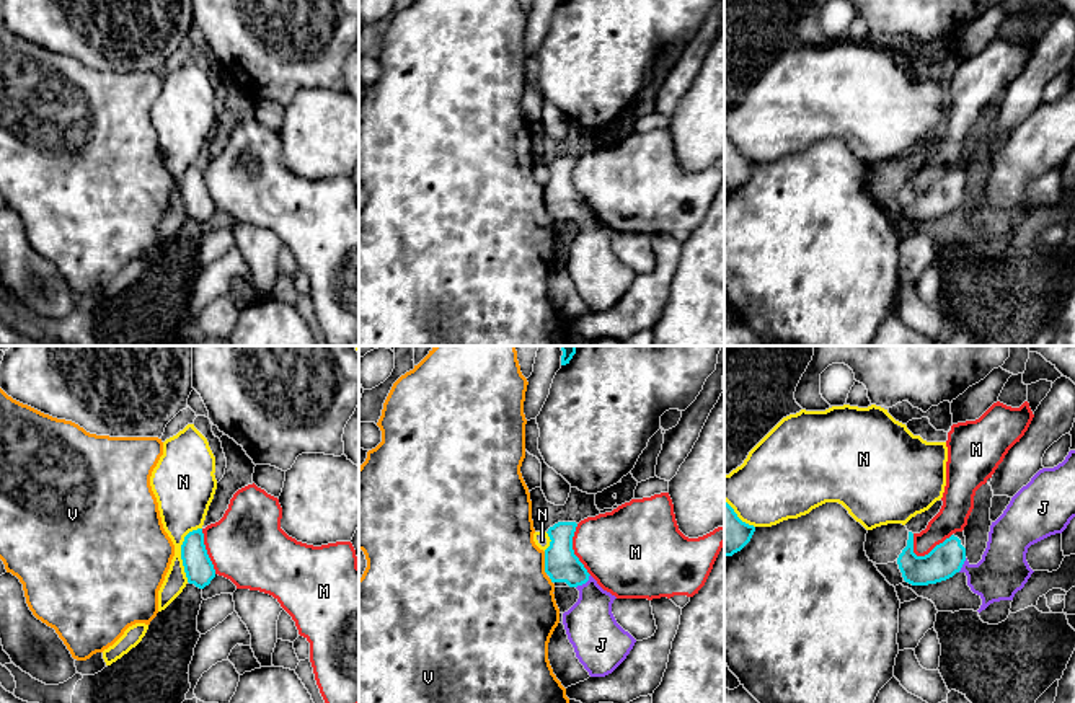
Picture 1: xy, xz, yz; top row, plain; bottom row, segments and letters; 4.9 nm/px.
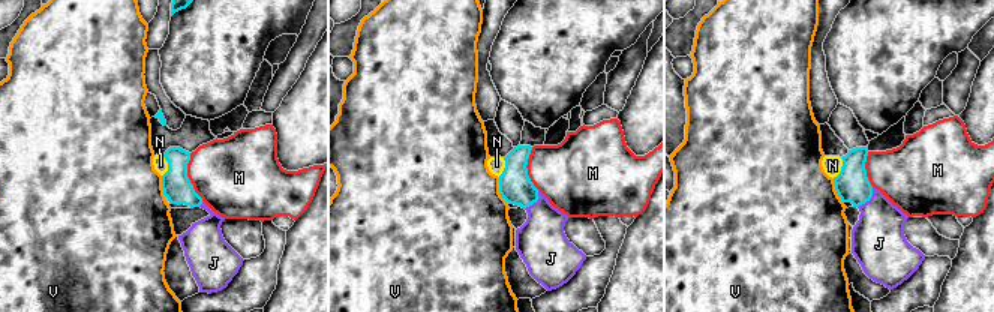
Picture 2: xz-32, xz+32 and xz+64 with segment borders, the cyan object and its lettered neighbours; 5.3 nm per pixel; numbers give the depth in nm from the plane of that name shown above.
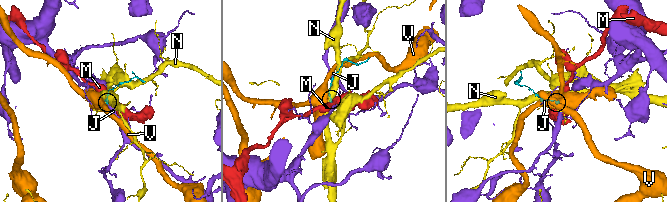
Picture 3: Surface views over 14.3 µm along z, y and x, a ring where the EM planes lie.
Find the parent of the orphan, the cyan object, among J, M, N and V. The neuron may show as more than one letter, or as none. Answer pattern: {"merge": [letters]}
{"merge": ["J"]}

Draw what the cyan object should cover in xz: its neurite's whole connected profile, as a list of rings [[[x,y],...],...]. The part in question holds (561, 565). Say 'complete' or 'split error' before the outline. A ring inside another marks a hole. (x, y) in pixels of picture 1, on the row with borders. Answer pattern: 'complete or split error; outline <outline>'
split error; outline [[[558,522],[548,528],[546,533],[551,542],[545,550],[545,573],[550,576],[551,582],[566,582],[569,587],[579,590],[577,602],[563,613],[563,625],[576,657],[589,675],[605,677],[626,659],[636,639],[617,623],[612,613],[612,604],[617,597],[604,590],[574,555],[573,537],[576,527],[576,522]]]

